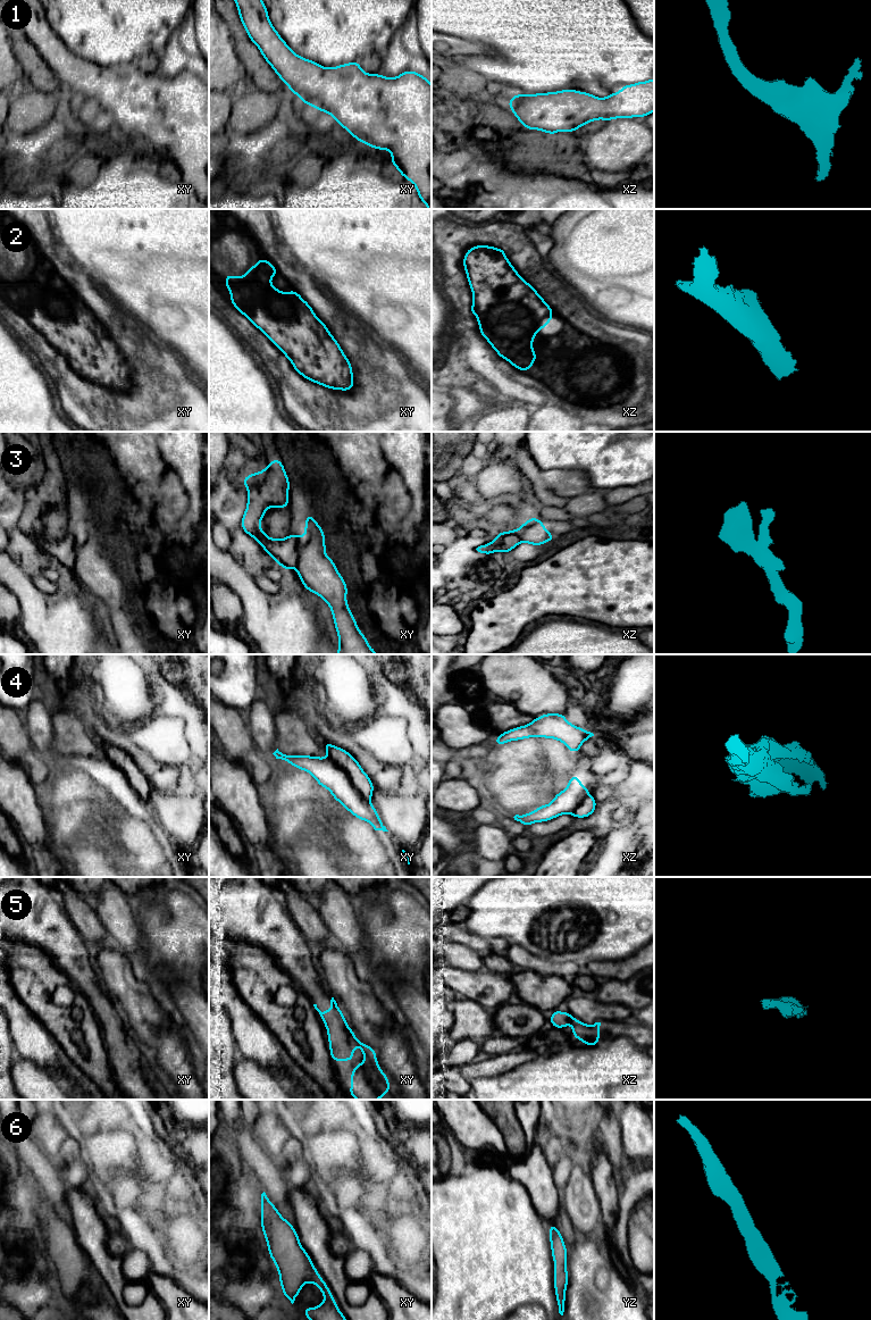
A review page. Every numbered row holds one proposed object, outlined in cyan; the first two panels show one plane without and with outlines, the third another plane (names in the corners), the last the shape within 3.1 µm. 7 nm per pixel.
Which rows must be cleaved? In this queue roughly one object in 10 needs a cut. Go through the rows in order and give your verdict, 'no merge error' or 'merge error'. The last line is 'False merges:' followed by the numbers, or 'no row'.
1: no merge error
2: no merge error
3: merge error
4: merge error
5: no merge error
6: no merge error
False merges: 3, 4

